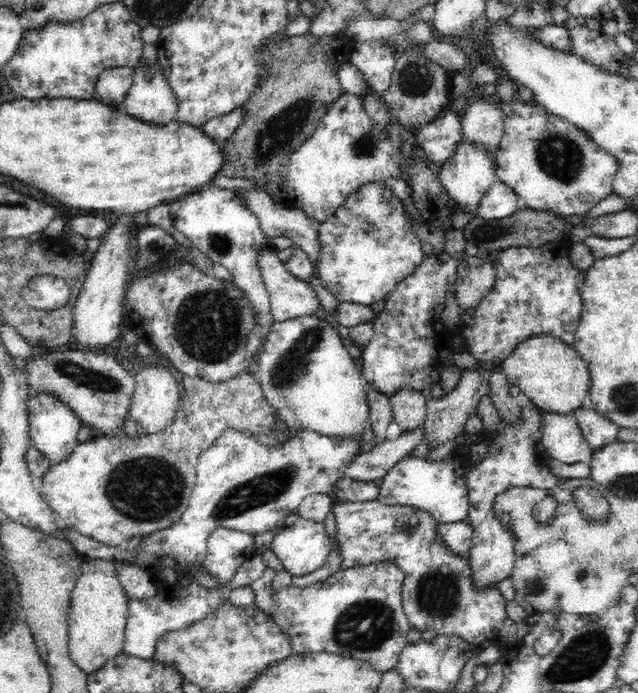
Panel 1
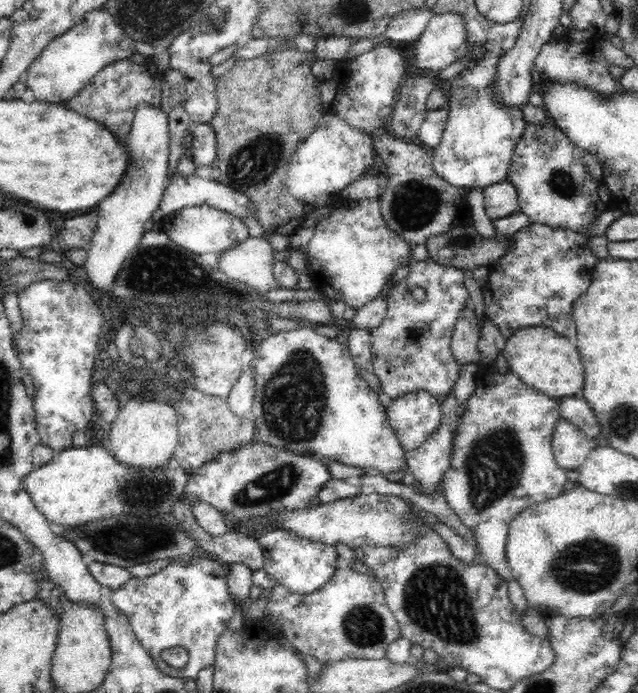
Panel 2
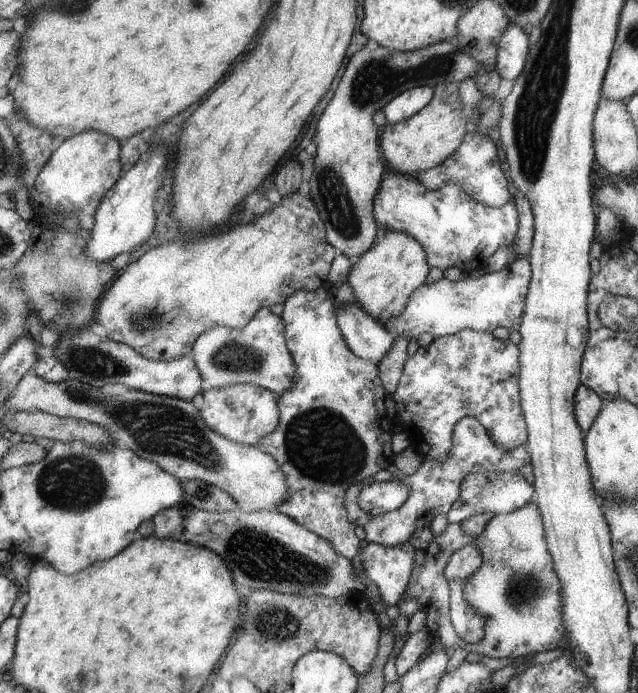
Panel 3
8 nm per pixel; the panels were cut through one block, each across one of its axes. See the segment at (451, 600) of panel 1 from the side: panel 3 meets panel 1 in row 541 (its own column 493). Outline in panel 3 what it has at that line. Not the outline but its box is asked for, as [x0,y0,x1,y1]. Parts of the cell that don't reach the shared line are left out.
[391,329,528,461]

